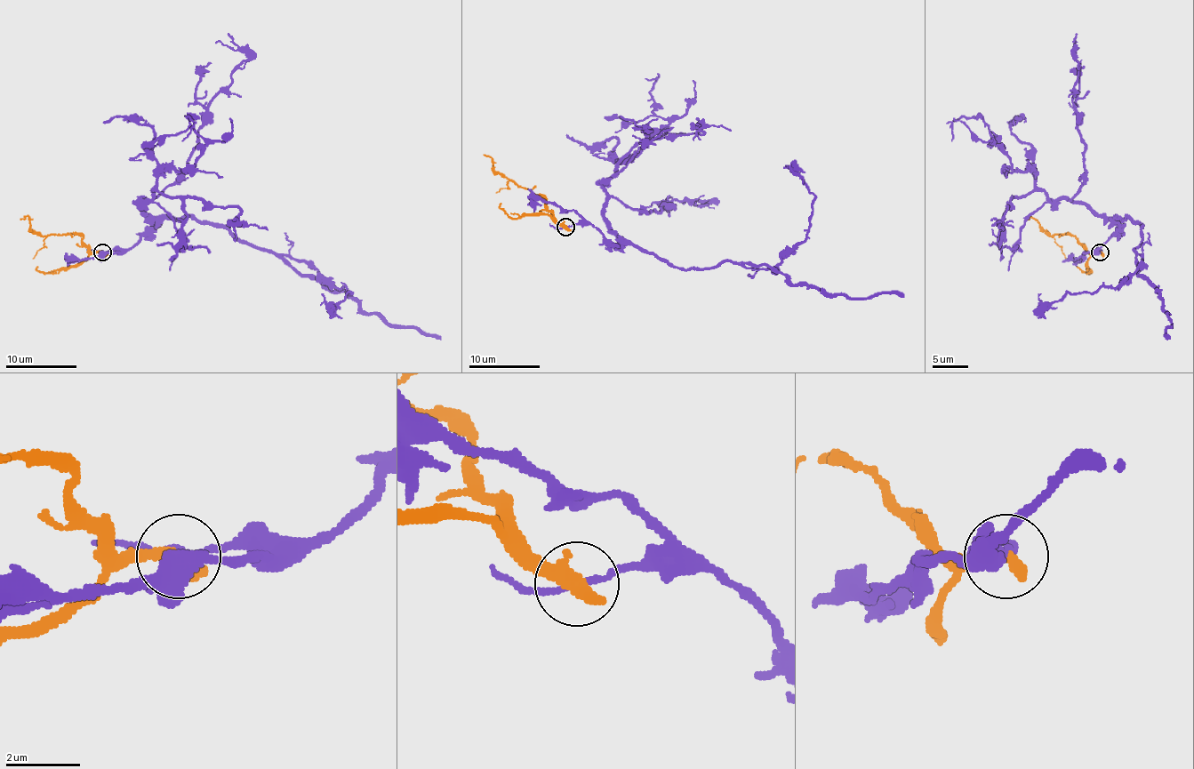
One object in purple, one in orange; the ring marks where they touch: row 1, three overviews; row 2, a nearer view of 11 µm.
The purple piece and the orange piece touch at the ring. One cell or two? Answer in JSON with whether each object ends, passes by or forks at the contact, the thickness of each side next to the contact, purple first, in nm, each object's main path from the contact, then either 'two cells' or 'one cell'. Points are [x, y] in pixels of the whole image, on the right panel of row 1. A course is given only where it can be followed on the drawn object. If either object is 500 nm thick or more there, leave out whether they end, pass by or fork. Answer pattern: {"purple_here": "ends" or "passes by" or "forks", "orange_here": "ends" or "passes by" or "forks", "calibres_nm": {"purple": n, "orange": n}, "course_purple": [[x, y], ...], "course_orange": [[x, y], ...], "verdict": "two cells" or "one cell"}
{"calibres_nm": {"purple": 150, "orange": 550}, "course_purple": [[1100, 252], [1117, 228], [1117, 219], [1125, 217], [1141, 228], [1134, 261], [1138, 274], [1157, 292], [1170, 339]], "course_orange": [[1100, 252], [1089, 252], [1071, 235], [1048, 235], [1034, 219], [1027, 219]], "verdict": "two cells"}

